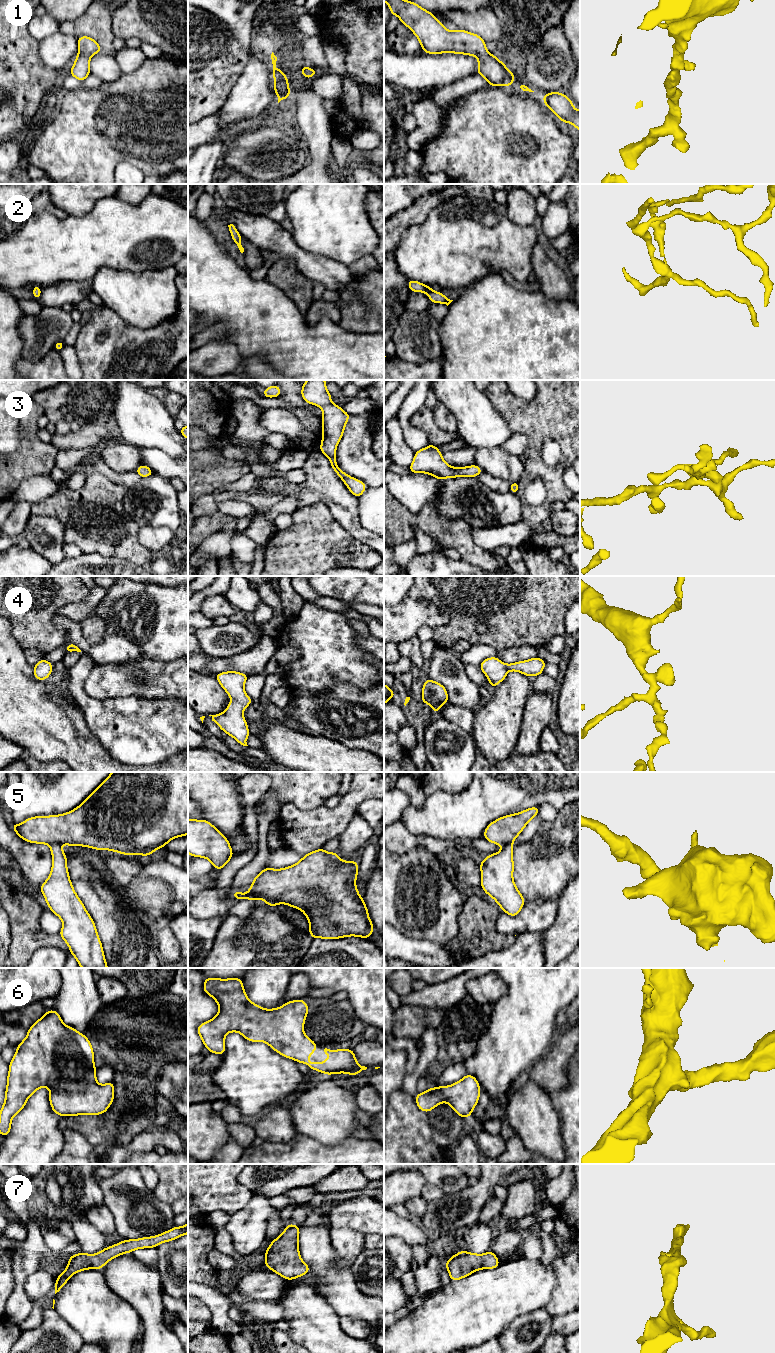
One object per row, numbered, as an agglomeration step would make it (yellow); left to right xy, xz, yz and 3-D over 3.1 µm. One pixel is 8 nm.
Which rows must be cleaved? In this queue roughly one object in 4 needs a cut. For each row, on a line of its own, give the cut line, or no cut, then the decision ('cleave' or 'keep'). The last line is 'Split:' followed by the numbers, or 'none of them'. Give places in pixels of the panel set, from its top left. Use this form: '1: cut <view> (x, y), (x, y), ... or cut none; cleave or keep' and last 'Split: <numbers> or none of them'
1: cut none; keep
2: cut none; keep
3: cut none; keep
4: cut none; keep
5: cut xy (60, 844), (53, 843), (50, 845); cleave
6: cut none; keep
7: cut none; keep
Split: 5

